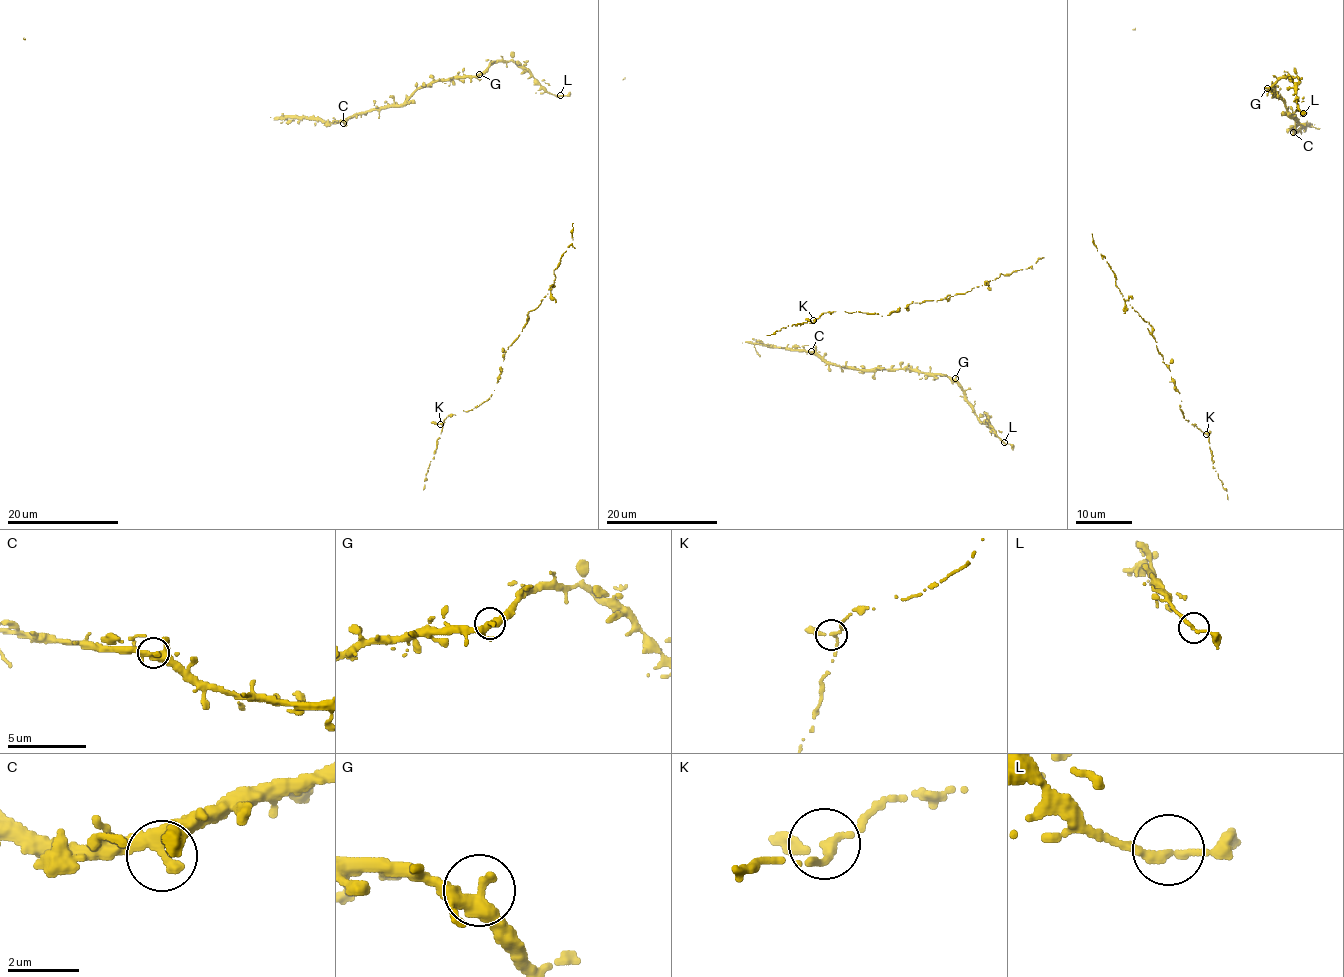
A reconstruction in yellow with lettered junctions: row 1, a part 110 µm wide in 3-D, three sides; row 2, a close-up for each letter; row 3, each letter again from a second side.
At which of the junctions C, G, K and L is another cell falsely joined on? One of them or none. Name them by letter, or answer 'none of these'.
K

